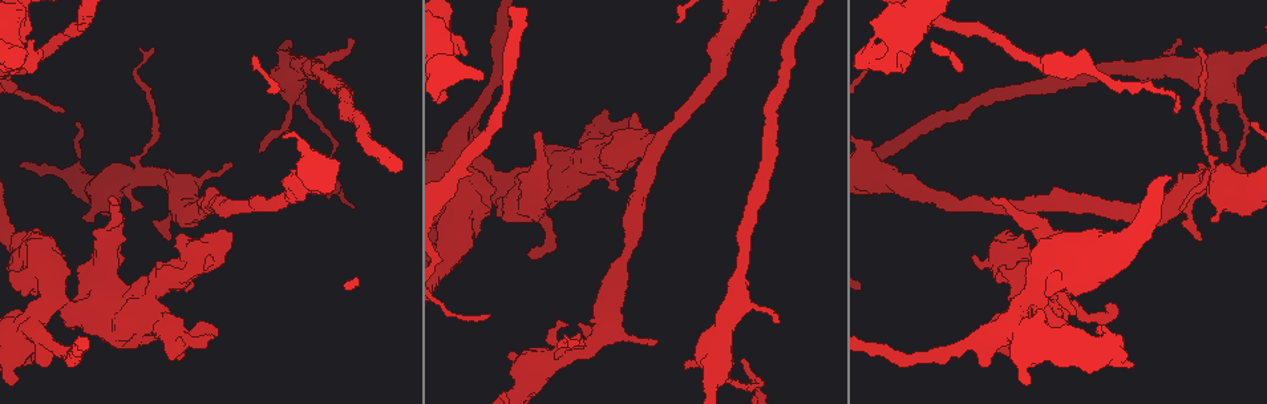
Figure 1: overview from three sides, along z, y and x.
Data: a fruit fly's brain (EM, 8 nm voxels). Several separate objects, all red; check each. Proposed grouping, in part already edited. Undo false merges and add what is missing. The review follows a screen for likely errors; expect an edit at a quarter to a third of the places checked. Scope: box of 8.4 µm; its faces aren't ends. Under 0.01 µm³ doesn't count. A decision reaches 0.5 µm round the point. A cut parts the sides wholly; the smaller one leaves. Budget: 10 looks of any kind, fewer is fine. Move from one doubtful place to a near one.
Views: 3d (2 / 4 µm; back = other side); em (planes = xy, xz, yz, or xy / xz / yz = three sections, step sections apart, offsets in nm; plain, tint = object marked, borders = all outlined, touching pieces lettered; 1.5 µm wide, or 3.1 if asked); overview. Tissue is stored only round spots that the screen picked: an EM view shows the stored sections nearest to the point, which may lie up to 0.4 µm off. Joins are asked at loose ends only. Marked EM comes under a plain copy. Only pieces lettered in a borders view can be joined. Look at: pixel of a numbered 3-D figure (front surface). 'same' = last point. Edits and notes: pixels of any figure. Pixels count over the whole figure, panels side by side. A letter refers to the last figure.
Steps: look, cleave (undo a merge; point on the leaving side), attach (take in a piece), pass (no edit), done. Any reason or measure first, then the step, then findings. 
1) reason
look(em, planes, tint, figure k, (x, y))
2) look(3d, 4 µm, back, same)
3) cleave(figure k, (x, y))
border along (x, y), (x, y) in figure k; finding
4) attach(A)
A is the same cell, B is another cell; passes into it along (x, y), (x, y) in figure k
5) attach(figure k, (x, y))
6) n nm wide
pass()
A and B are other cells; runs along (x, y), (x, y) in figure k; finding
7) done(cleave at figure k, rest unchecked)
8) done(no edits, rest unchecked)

branch stops here
look(3d, 2 µm, figure 1, (464, 54))

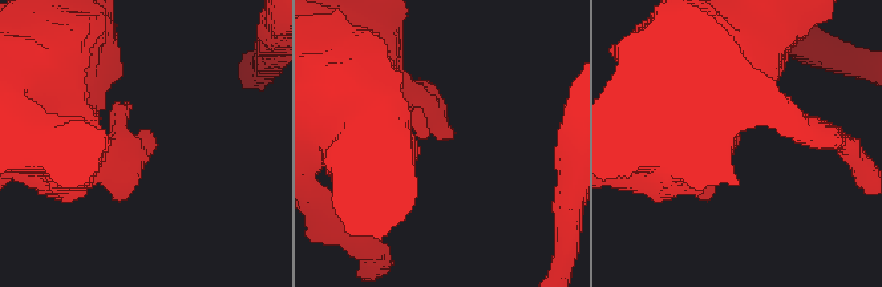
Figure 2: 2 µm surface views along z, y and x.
look(em, yz, step 8, borders, figure 2, (449, 137))

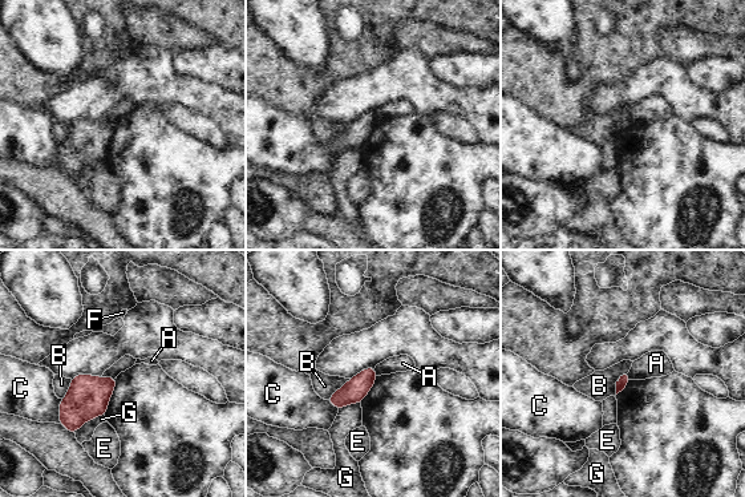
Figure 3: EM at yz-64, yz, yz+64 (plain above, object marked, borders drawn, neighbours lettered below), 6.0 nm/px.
pass()
A, B, C, E, F and G are other cells; border along (375, 367), (379, 375) in figure 3; none of them fits

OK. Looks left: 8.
end of a long branch
look(3d, 4 µm, figure 1, (65, 110))

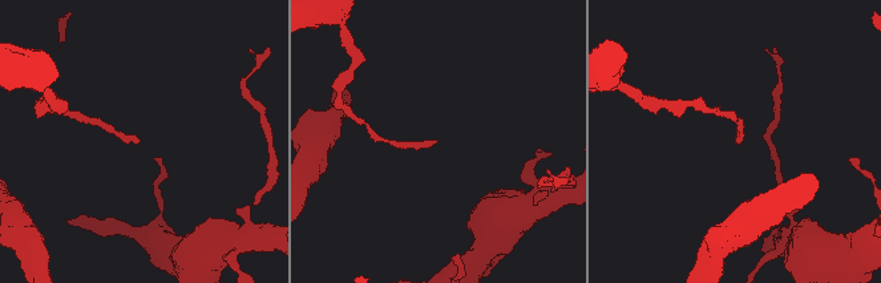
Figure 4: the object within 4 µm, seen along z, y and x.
look(em, planes, borders, figure 4, (136, 141))

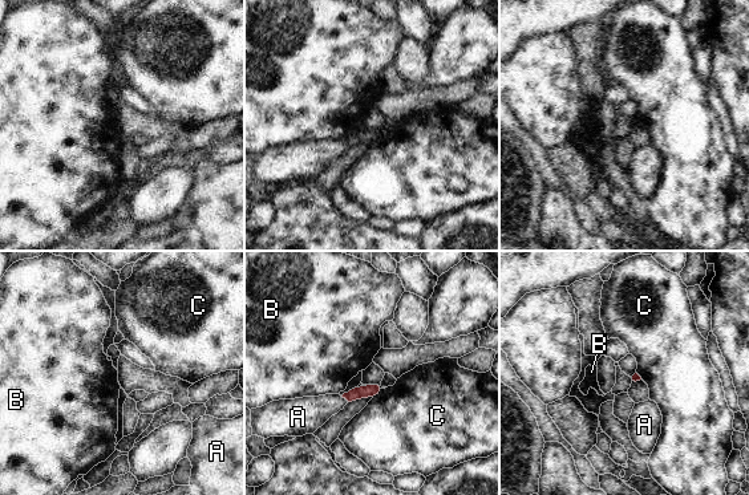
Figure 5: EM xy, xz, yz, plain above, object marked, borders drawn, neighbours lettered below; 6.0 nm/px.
pass()
A, B and C are other cells; border along (384, 389), (373, 397) in figure 5; no lettered piece goes on from it

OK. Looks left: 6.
look(3d, 4 µm, figure 1, (82, 219))

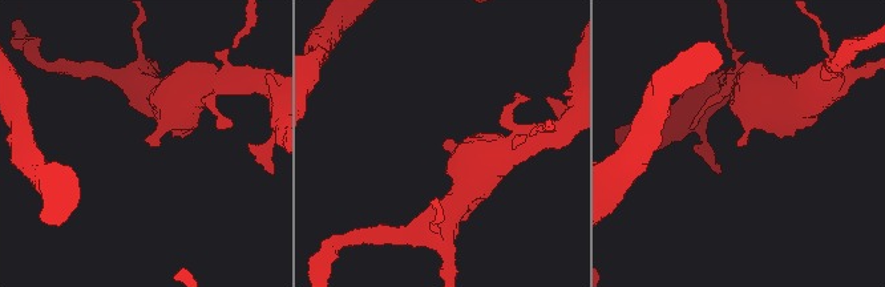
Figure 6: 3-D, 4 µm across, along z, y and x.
look(em, planes, borders, figure 6, (742, 139))

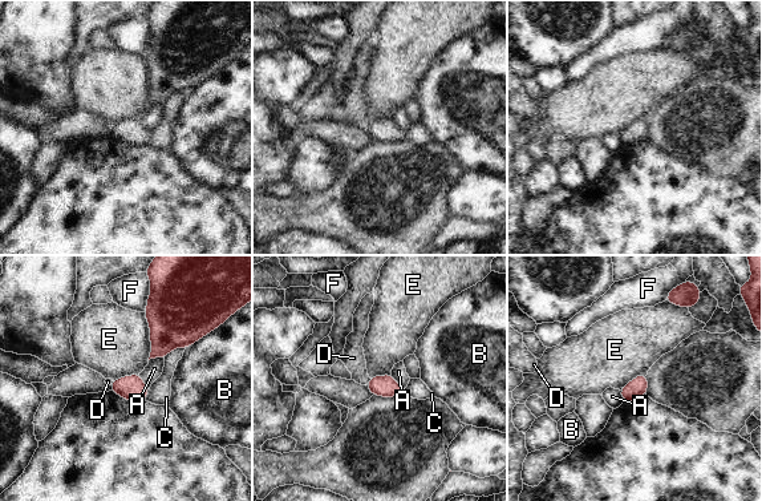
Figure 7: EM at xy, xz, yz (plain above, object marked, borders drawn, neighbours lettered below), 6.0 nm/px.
pass()
A, B, C, D, E and F are other cells; no lettered piece goes on from it

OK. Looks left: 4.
look(3d, 4 µm, figure 1, (1180, 37))

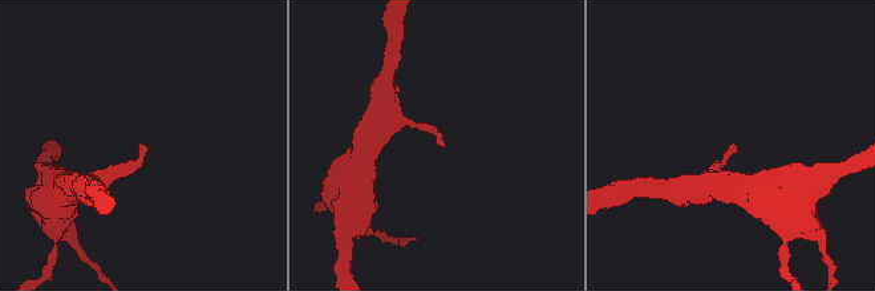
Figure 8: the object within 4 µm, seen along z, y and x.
look(em, planes, borders, figure 8, (734, 147))

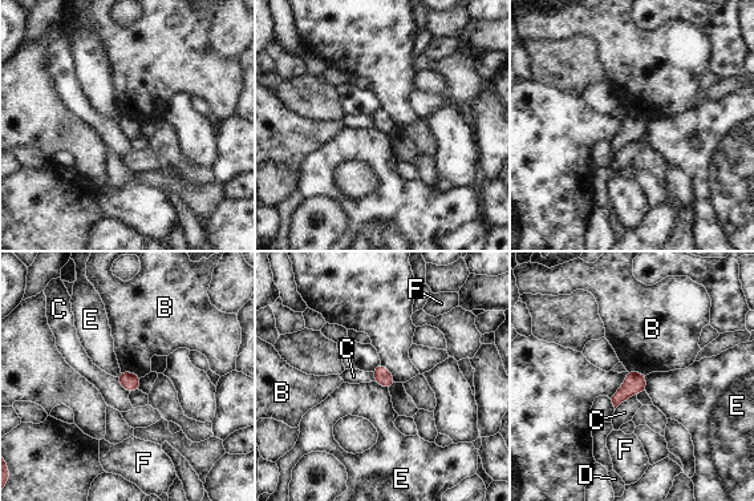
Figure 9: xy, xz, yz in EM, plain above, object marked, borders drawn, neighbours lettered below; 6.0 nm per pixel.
C touches over 180 nm
pass()
B, C, D, E and F are other cells; border along (645, 375), (647, 391) in figure 9; no lettered piece goes on from it

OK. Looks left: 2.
done(no edits, rest unchecked)

